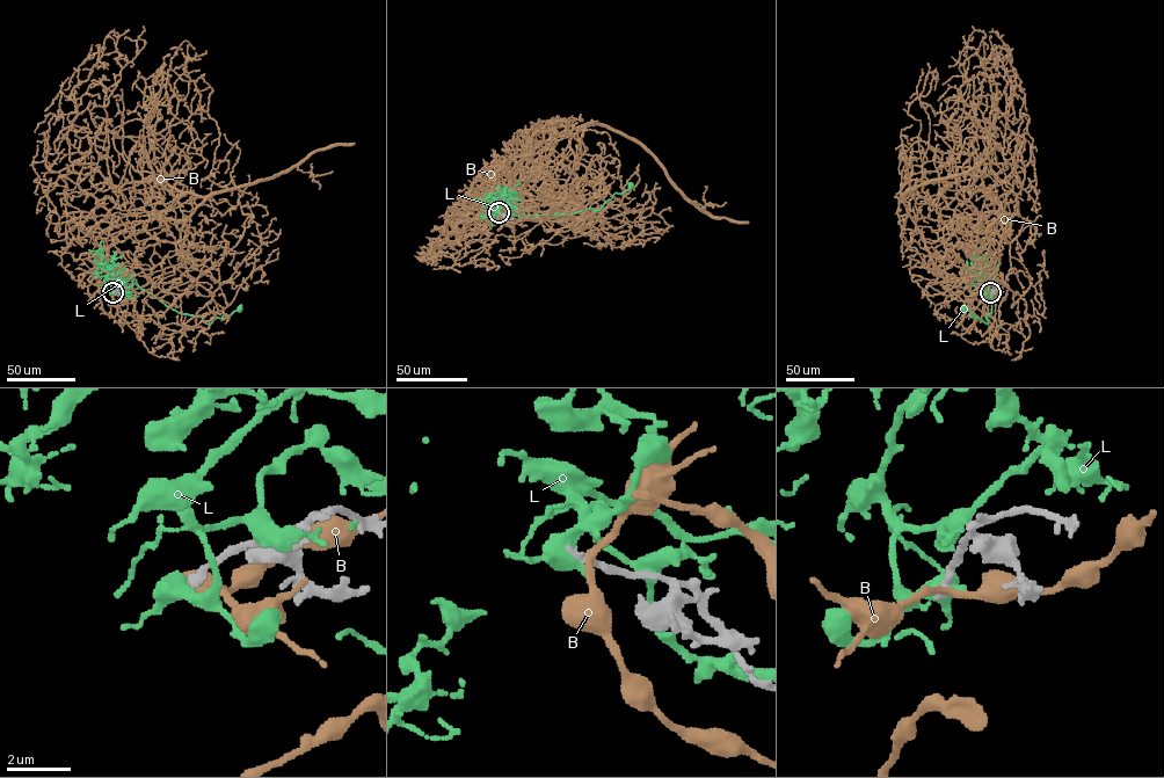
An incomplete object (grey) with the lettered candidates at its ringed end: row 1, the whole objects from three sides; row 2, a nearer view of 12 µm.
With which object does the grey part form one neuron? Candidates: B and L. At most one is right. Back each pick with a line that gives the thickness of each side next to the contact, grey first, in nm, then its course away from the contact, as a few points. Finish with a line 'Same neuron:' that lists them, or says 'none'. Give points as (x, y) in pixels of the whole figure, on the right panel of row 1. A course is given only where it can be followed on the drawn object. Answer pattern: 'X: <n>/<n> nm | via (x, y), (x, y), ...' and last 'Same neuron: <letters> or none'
Same neuron: none

